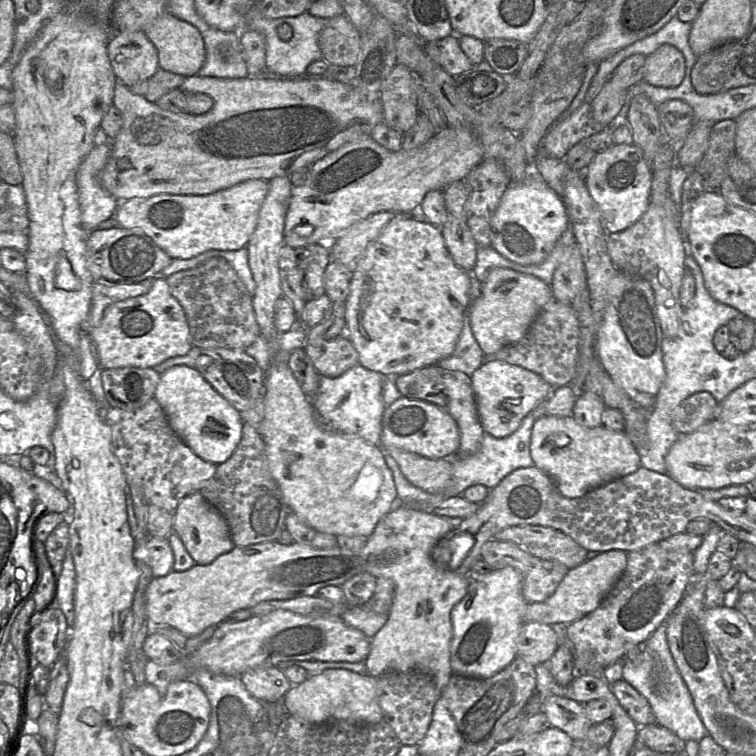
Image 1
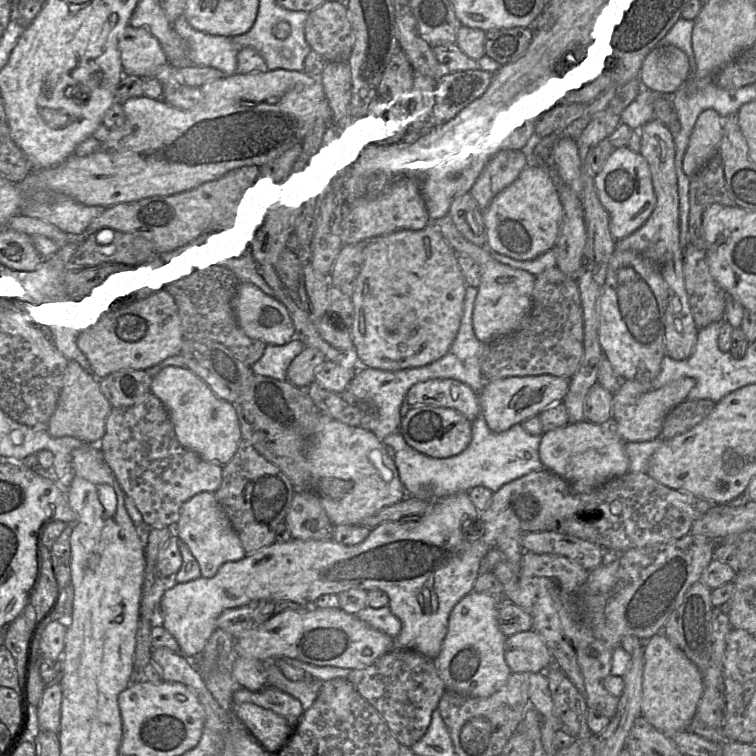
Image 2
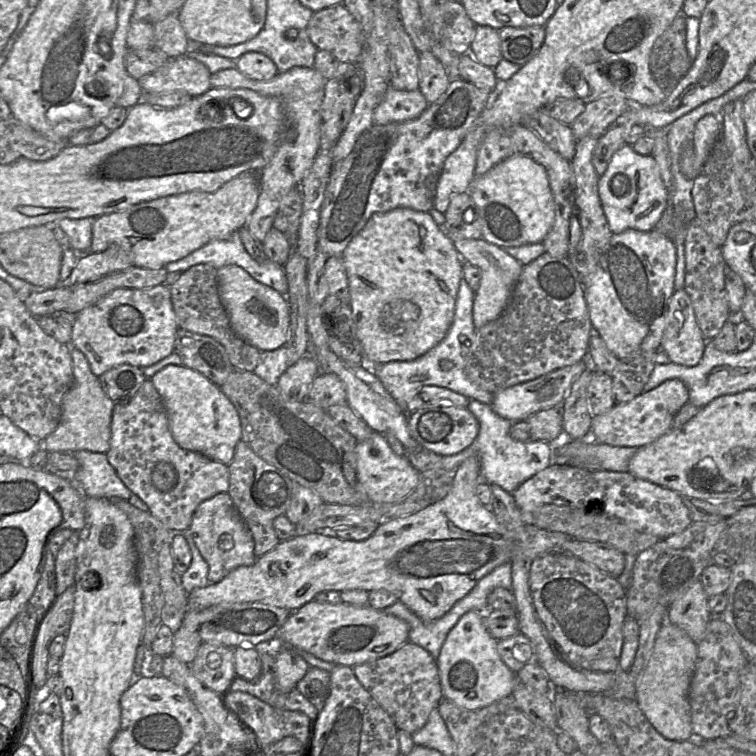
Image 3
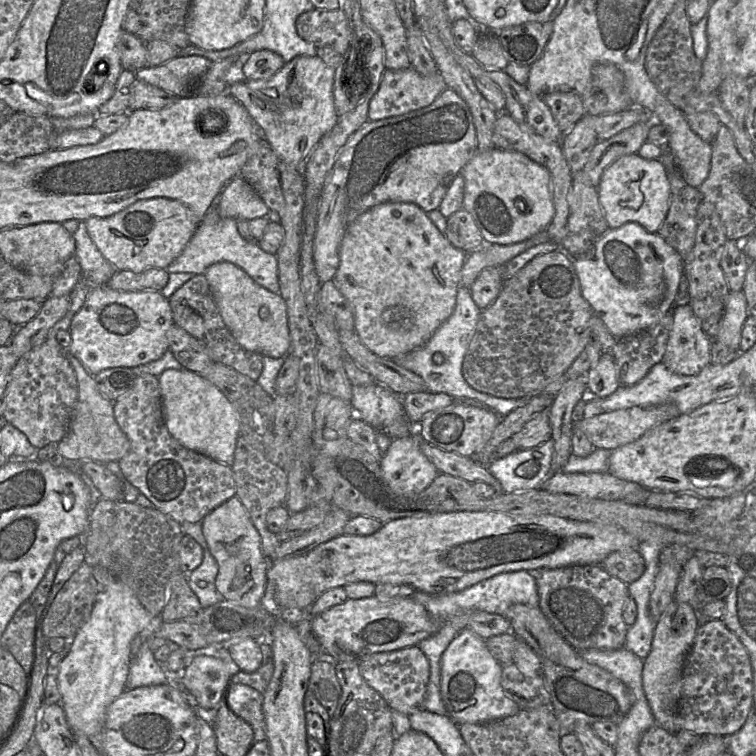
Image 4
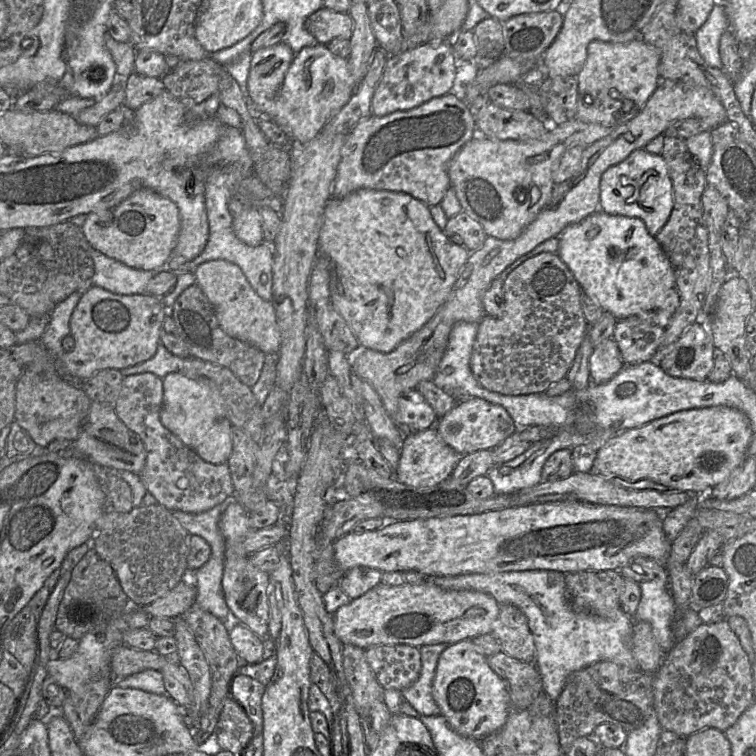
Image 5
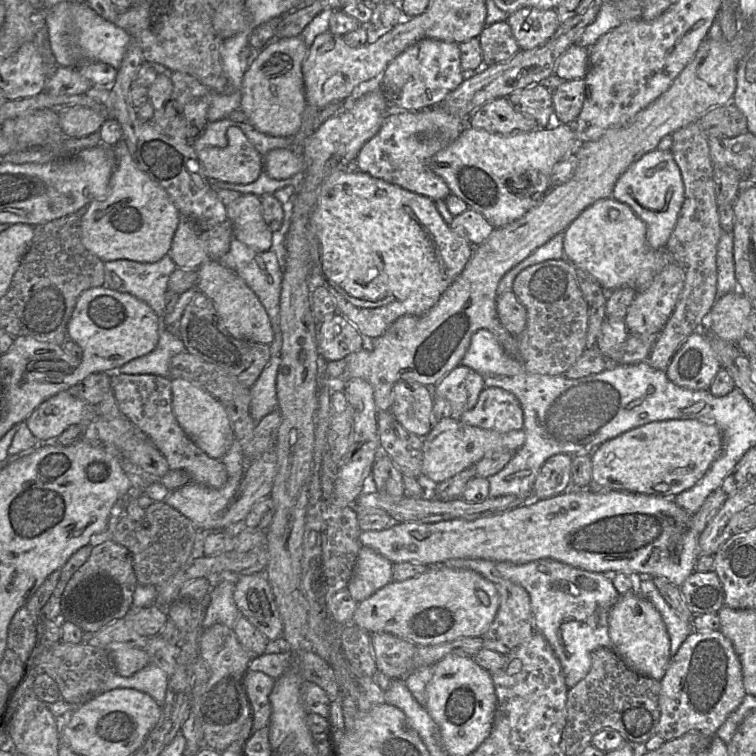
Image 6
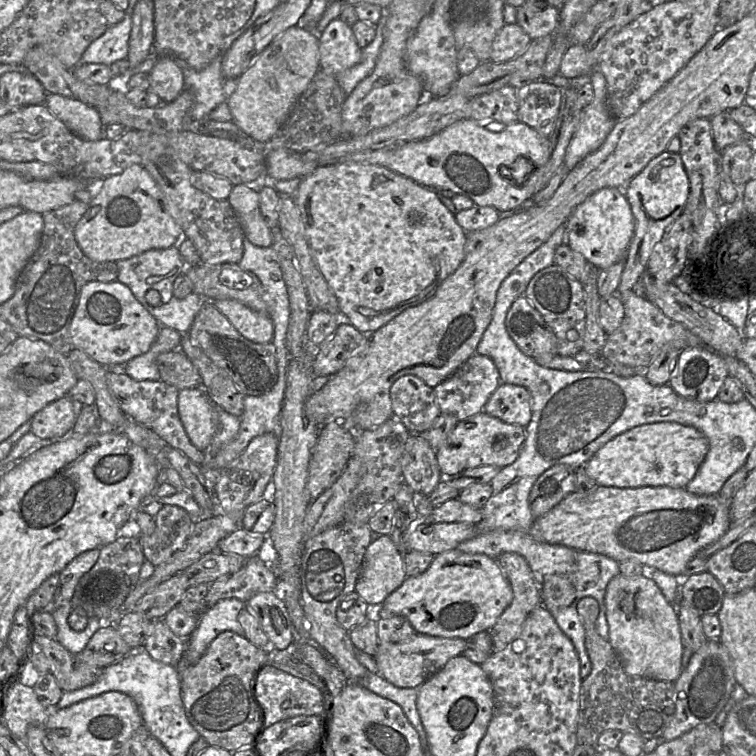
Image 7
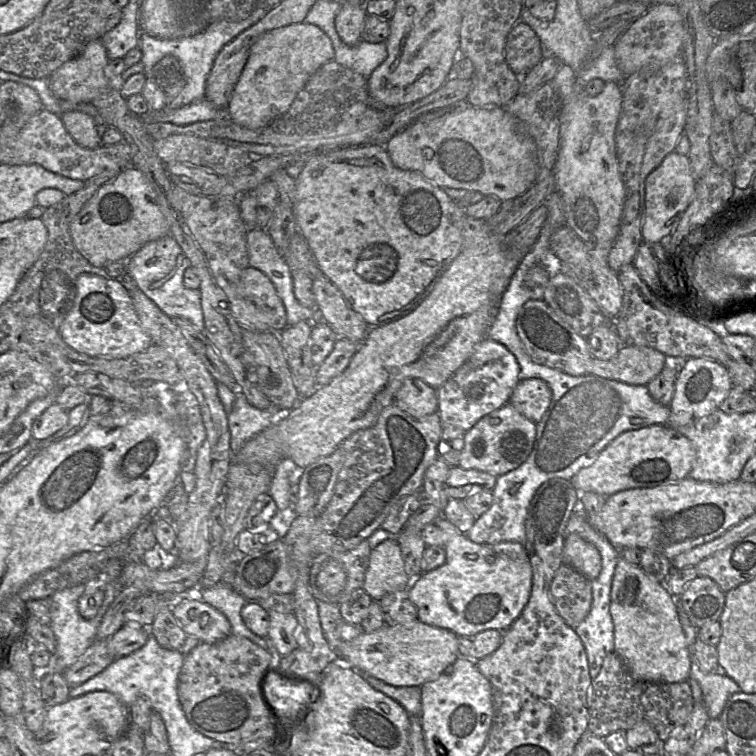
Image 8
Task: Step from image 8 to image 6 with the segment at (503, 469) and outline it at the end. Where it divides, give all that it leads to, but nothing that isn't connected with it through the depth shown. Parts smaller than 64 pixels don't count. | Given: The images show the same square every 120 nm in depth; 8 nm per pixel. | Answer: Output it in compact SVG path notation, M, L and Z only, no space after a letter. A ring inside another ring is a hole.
M444 418L433 423L430 432L423 438L422 477L430 486L439 484L475 466L489 452L508 450L515 453L524 445L525 439L523 429L499 433L464 424L456 418Z

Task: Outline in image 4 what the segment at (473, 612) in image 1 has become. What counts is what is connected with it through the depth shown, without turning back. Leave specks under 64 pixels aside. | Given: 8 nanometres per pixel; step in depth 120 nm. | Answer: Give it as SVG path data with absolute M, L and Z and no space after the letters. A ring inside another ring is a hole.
M472 629L461 630L441 658L441 697L447 715L458 725L499 720L517 714L520 707L508 697L501 685L502 664L490 653L486 640Z

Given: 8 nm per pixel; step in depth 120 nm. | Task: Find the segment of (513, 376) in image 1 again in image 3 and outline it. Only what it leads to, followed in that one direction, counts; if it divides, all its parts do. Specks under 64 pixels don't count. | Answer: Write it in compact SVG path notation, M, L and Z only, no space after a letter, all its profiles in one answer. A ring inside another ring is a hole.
M582 360L571 366L560 368L534 380L517 384L494 394L491 409L500 417L516 421L526 421L533 414L544 409L561 406L573 383L589 366L588 360Z

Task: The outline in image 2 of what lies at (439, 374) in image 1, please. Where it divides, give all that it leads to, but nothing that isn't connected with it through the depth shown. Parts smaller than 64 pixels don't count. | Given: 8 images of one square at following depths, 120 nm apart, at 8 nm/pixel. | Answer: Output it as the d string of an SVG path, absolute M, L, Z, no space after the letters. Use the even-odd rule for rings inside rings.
M432 379L413 385L406 394L409 407L431 405L451 408L472 422L480 414L478 393L455 379Z

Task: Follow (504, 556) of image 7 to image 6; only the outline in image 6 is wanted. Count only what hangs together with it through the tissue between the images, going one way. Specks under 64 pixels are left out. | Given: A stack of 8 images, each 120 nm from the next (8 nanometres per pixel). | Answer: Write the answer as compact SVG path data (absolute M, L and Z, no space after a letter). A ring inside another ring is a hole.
M510 580L497 584L499 607L488 630L481 636L486 649L508 654L536 632L530 596L525 588Z

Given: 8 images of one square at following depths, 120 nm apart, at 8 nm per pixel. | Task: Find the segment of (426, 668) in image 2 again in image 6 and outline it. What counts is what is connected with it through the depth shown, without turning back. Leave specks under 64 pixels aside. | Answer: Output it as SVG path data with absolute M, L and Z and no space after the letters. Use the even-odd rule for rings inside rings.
M385 632L371 634L371 650L377 671L394 679L403 679L412 670L416 645Z

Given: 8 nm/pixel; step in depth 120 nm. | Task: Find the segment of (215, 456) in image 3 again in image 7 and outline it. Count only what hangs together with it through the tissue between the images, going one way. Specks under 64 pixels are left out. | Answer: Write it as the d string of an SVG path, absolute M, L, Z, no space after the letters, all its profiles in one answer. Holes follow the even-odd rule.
M202 387L179 390L178 412L190 441L204 452L217 432L217 407Z

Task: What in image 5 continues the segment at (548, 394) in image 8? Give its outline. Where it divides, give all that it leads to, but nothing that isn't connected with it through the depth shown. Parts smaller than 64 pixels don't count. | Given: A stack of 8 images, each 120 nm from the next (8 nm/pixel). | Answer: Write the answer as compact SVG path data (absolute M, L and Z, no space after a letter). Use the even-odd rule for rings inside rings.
M477 397L458 401L446 415L438 418L435 428L443 441L461 456L492 450L519 429L504 407Z

